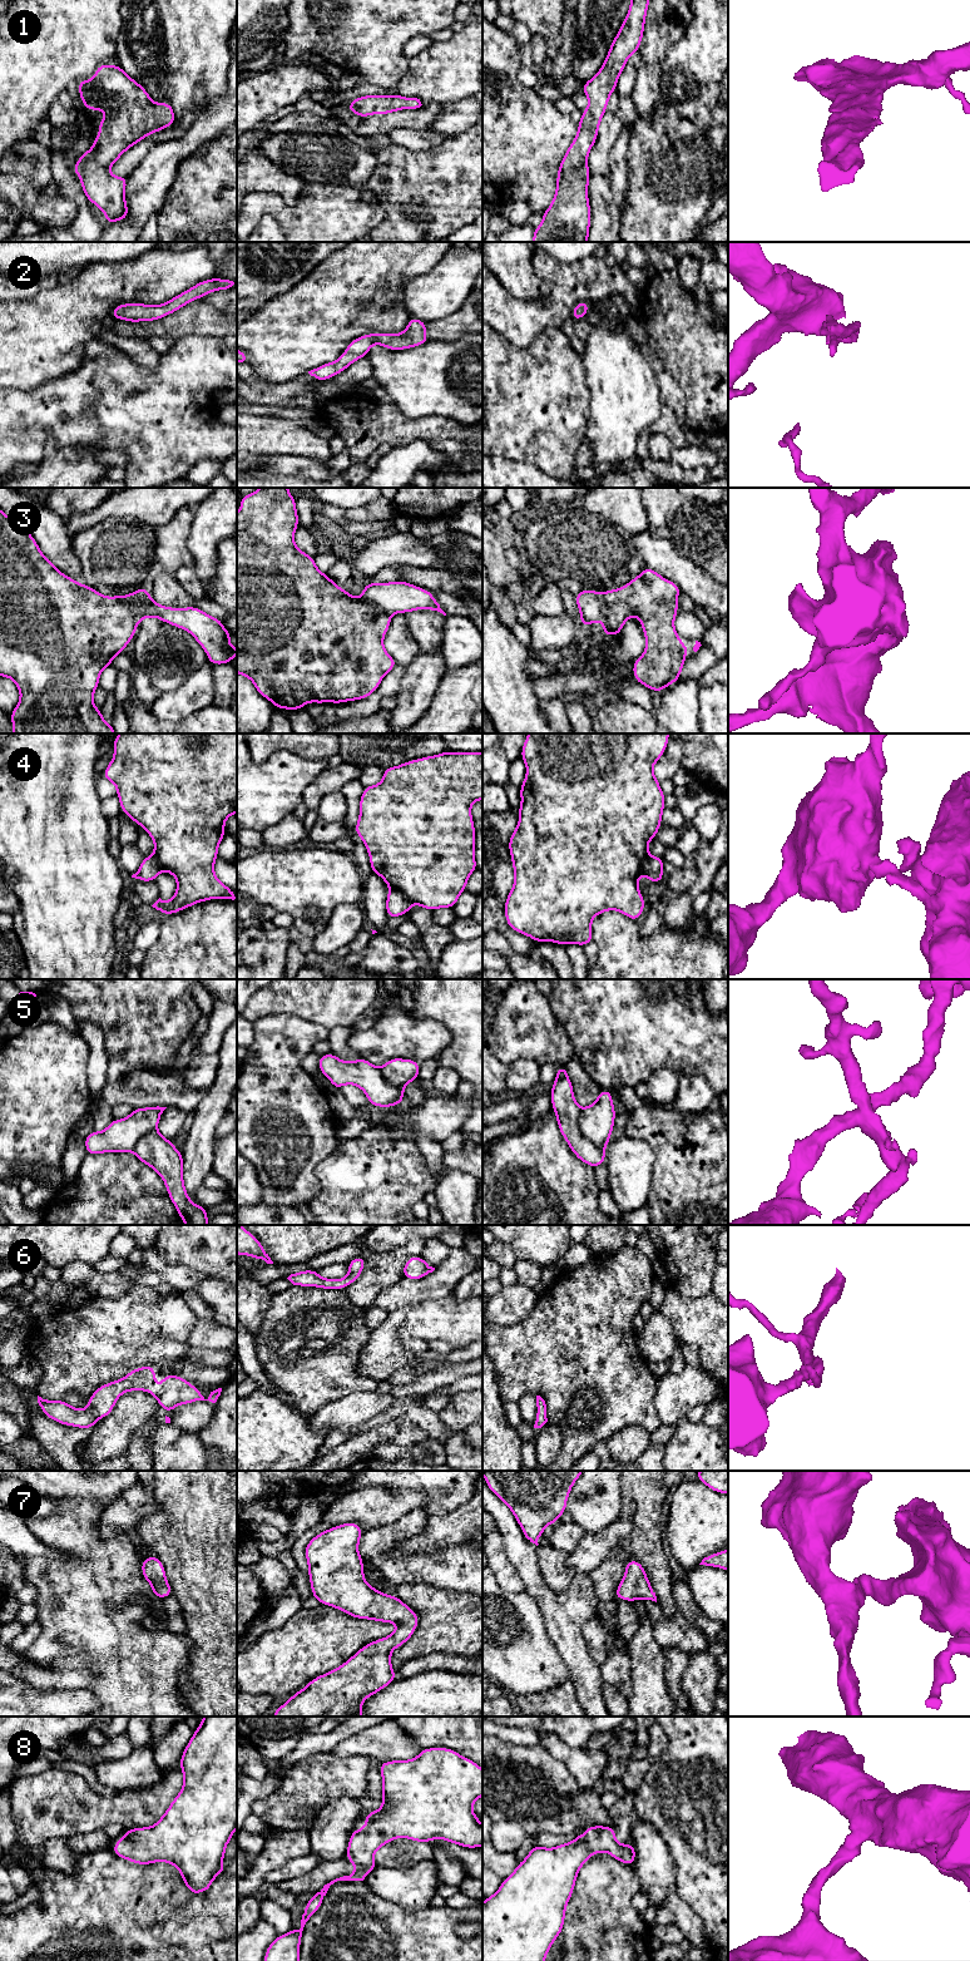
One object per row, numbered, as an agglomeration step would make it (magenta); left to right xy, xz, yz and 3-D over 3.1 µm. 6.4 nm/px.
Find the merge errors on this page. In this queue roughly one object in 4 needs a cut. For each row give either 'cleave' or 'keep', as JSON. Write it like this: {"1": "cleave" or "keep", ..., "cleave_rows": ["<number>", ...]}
{"1": "keep", "2": "keep", "3": "cleave", "4": "cleave", "5": "cleave", "6": "keep", "7": "keep", "8": "keep", "cleave_rows": ["3", "4", "5"]}

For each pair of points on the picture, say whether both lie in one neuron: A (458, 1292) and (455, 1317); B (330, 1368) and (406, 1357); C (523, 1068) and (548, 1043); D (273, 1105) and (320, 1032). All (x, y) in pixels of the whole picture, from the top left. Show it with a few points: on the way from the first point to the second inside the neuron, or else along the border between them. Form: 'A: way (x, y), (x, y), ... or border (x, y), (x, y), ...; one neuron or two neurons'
A: border (450, 1293), (458, 1299), (469, 1298); two neurons
B: border (370, 1337), (360, 1352), (357, 1372), (379, 1382); two neurons
C: border (509, 1063), (516, 1060), (533, 1058), (540, 1065); two neurons
D: way (275, 1086), (275, 1075), (301, 1048); one neuron

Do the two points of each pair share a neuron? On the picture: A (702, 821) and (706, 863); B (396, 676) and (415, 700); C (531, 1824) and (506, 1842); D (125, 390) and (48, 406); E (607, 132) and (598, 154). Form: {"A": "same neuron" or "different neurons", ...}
{"A": "different neurons", "B": "different neurons", "C": "different neurons", "D": "same neuron", "E": "same neuron"}

